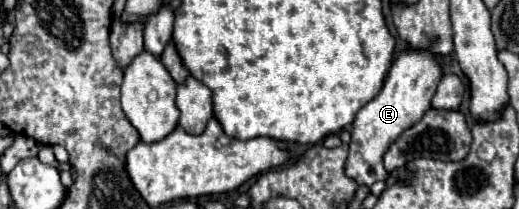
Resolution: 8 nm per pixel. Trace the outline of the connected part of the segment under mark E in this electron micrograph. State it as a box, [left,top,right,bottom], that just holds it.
[346,49,442,185]

